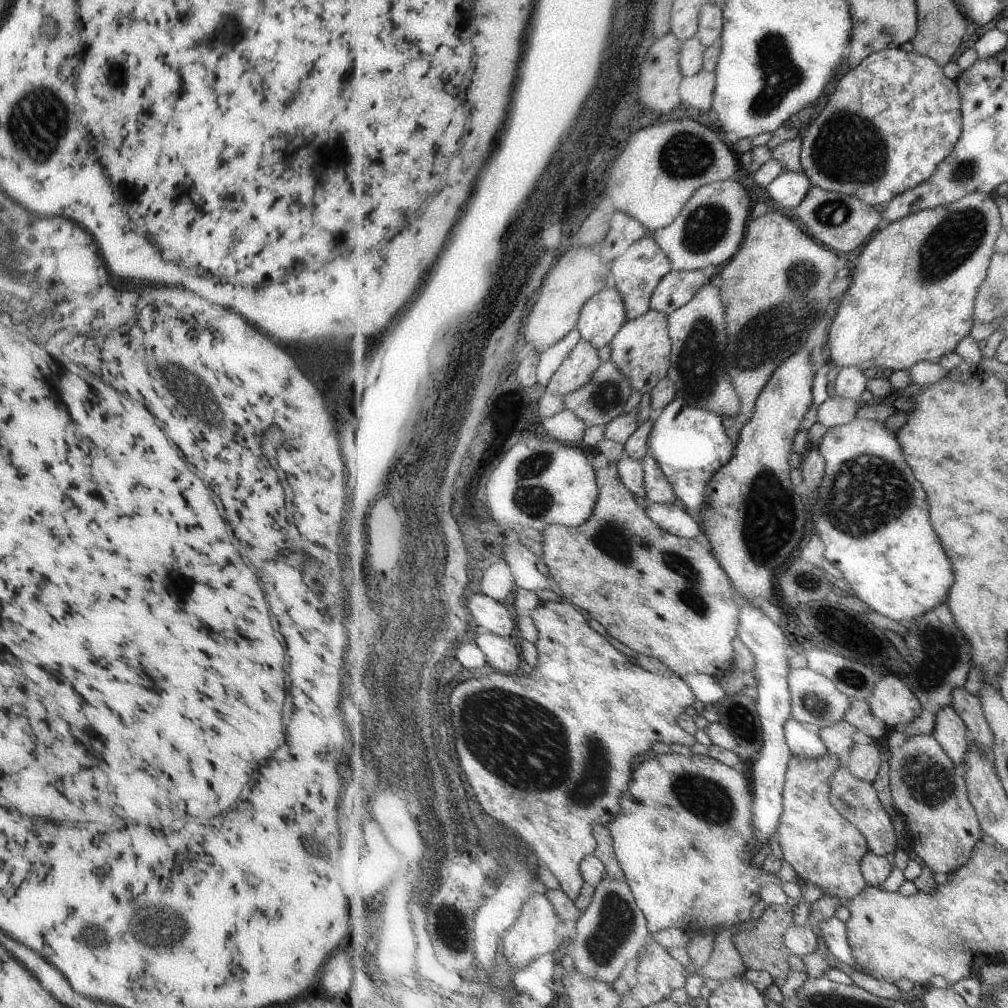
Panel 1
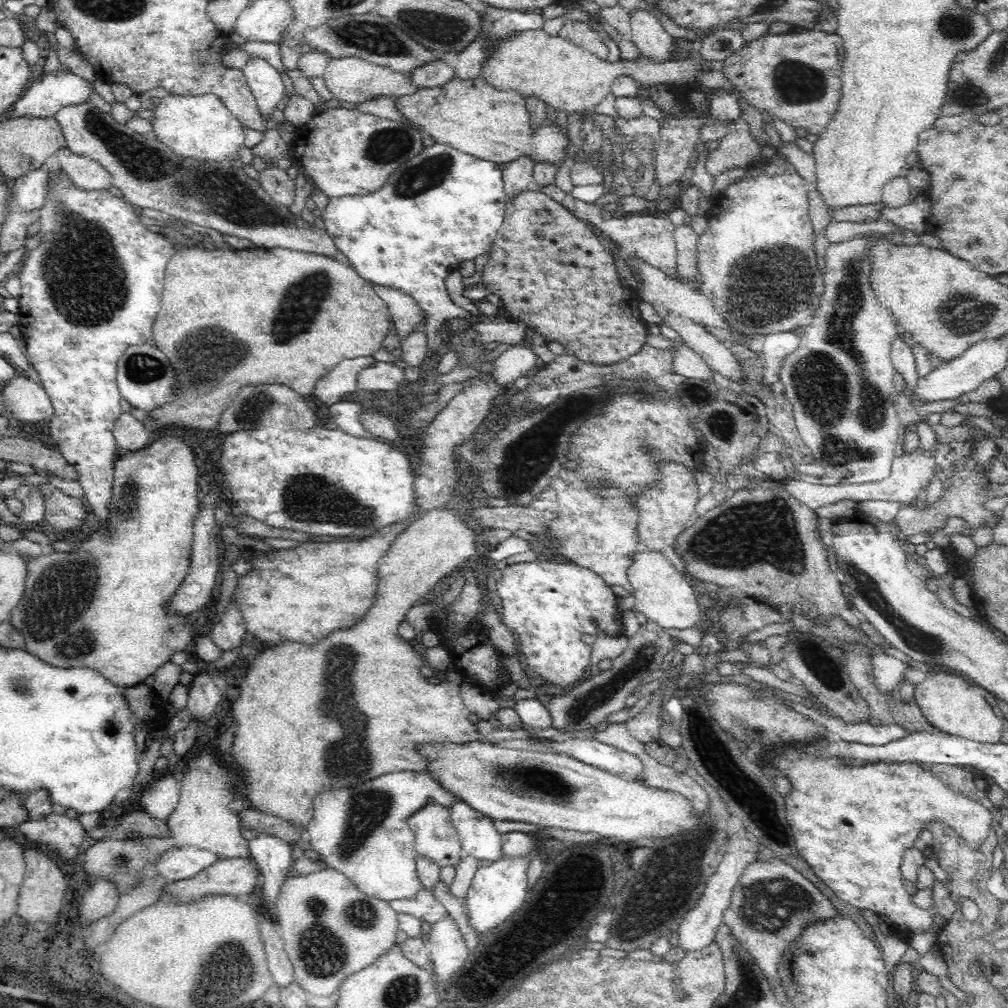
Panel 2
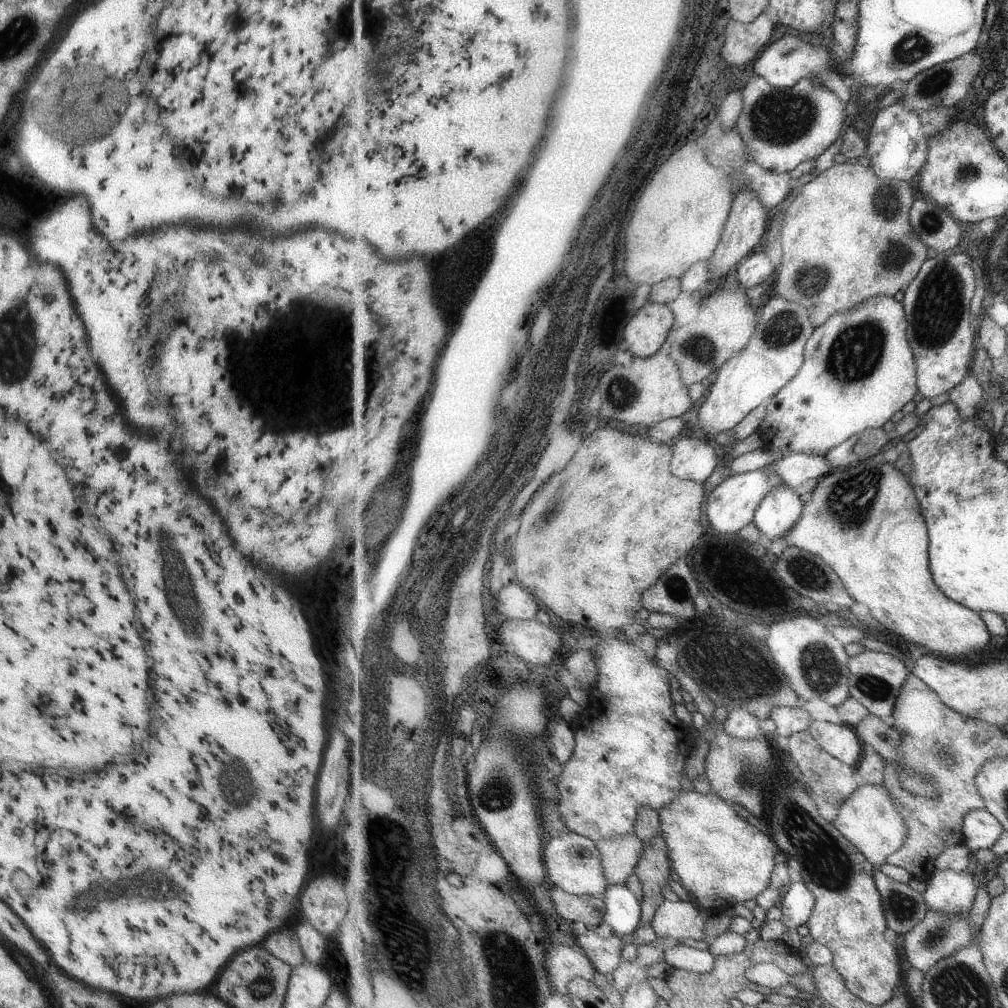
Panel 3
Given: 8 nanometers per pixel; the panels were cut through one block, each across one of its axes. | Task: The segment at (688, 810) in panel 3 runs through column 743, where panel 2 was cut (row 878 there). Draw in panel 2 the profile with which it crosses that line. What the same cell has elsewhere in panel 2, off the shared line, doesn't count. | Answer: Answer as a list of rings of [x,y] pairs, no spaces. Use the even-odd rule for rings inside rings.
[[[826,739],[816,742],[775,745],[765,755],[768,770],[774,774],[788,776],[790,780],[790,794],[784,795],[784,809],[786,820],[790,822],[795,852],[798,852],[806,864],[814,870],[814,876],[818,876],[830,890],[850,906],[862,910],[888,916],[894,923],[899,938],[920,936],[933,931],[934,920],[930,910],[922,910],[912,903],[911,894],[902,884],[900,862],[902,854],[908,848],[914,847],[920,832],[924,832],[930,823],[940,823],[948,827],[948,830],[958,834],[960,840],[966,843],[970,850],[977,851],[986,840],[992,827],[993,815],[980,802],[972,800],[947,787],[930,770],[922,769],[918,763],[896,762],[869,762],[866,766],[849,766],[849,762],[841,756],[833,756],[833,753],[825,752],[829,747]]]

